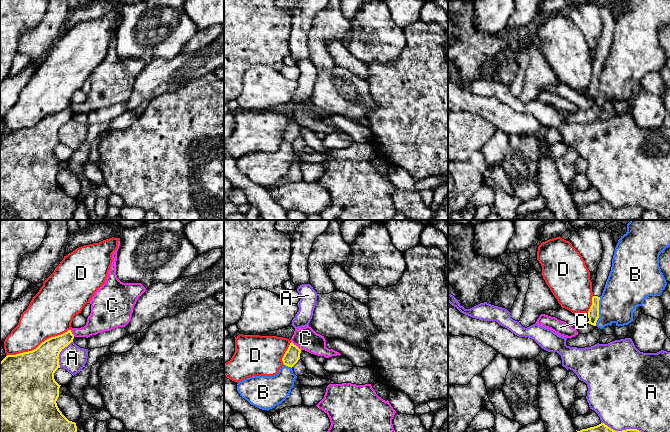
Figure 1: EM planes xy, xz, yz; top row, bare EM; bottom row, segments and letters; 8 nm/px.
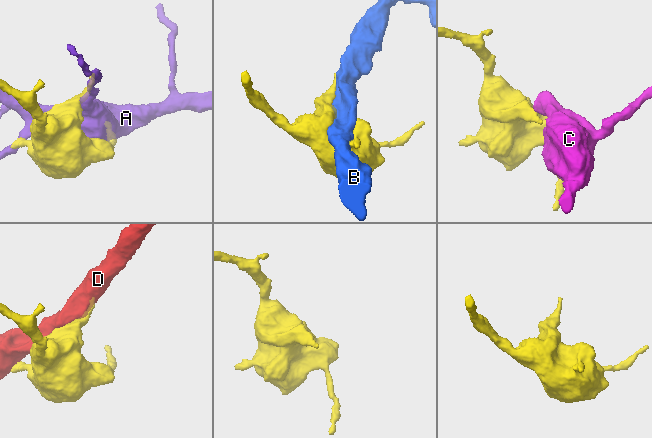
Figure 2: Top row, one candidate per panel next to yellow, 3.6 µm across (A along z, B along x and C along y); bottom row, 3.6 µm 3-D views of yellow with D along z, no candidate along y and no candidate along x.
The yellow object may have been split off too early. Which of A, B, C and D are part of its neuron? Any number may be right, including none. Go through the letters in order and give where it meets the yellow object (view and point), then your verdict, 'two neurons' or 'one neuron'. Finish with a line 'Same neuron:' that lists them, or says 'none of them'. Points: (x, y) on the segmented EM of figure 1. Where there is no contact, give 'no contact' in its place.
A: xy (59, 353) | two neurons
B: yz (598, 311) | two neurons
C: xz (295, 345) | two neurons
D: xy (38, 346) | two neurons
Same neuron: none of them

